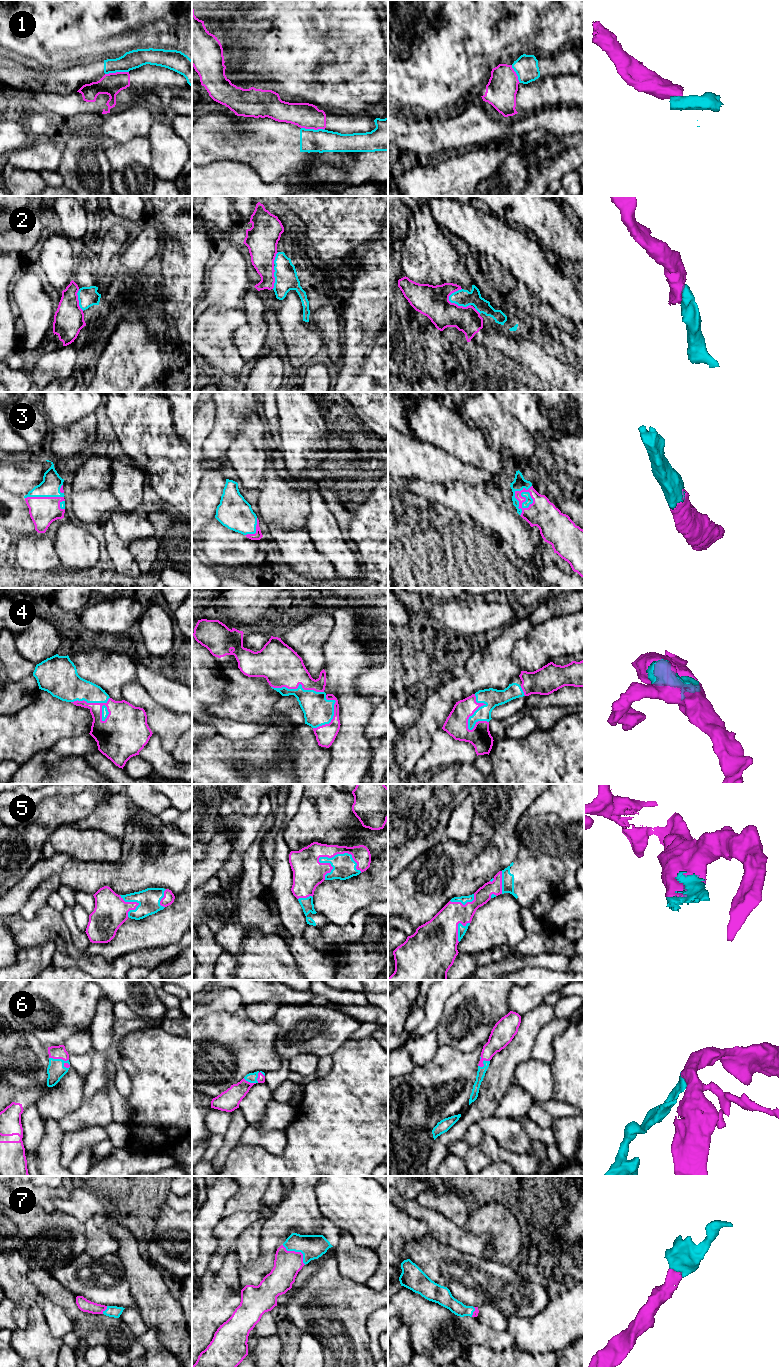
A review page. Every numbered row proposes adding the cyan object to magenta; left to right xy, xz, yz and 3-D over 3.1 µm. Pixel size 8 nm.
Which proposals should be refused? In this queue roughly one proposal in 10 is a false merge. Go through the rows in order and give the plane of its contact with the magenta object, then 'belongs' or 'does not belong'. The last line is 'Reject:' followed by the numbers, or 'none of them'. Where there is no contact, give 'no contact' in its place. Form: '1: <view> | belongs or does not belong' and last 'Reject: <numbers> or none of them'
1: xy | does not belong
2: yz | does not belong
3: yz | belongs
4: xy | belongs
5: xz | belongs
6: xy | belongs
7: xz | belongs
Reject: 1, 2

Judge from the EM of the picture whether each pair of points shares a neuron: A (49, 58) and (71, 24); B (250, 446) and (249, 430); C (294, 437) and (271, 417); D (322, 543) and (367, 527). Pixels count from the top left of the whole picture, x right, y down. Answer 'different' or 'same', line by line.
A: same
B: same
C: different
D: different

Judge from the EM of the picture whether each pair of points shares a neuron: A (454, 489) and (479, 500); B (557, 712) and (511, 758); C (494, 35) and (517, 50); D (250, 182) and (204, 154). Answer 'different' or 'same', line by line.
A: same
B: different
C: same
D: different

